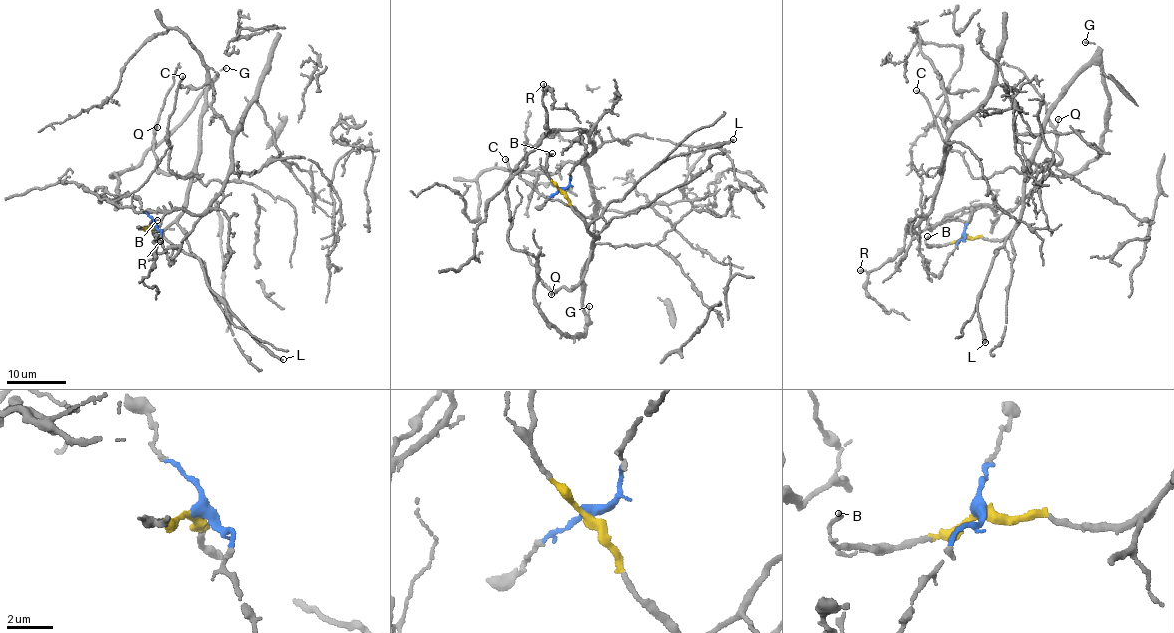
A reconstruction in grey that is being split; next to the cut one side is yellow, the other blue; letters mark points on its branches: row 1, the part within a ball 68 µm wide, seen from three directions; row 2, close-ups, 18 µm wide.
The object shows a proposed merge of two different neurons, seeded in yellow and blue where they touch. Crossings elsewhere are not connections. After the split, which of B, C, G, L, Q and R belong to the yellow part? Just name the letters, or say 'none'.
B, C, G, L, Q

